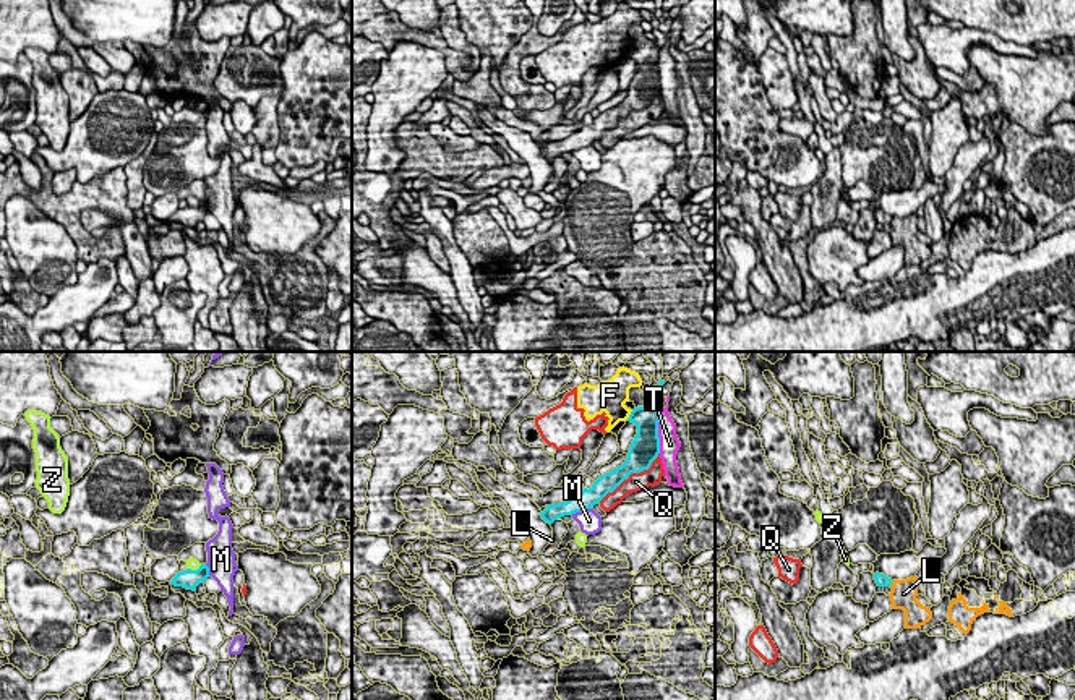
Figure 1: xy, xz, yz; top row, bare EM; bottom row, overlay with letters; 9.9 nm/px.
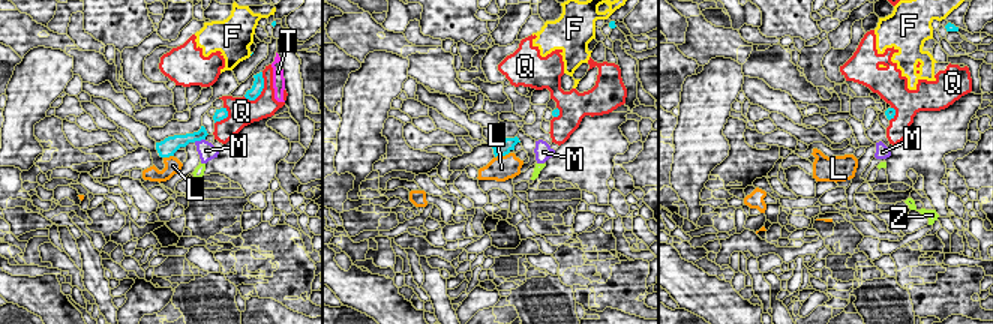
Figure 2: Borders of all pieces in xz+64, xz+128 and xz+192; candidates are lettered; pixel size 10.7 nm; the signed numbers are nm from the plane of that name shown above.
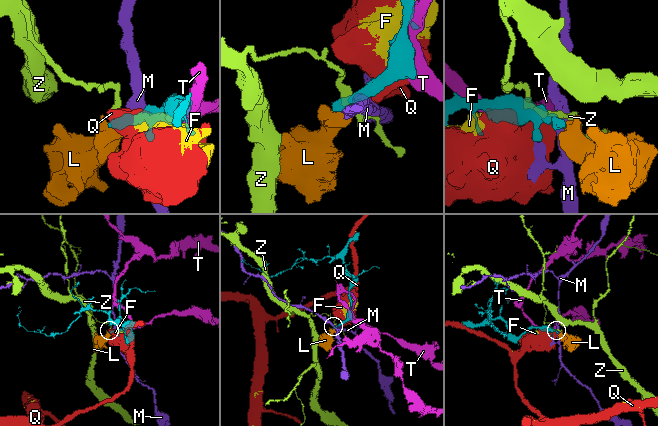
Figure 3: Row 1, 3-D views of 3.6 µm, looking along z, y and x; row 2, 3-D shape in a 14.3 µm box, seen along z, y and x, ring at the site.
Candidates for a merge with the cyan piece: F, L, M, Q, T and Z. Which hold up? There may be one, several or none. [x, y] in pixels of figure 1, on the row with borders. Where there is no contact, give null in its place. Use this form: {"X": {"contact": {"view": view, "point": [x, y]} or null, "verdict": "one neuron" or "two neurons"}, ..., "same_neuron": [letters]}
{"F": {"contact": {"view": "xz", "point": [629, 415]}, "verdict": "two neurons"}, "L": {"contact": {"view": "yz", "point": [890, 584]}, "verdict": "two neurons"}, "M": {"contact": {"view": "xz", "point": [581, 509]}, "verdict": "two neurons"}, "Q": {"contact": {"view": "xz", "point": [631, 472]}, "verdict": "two neurons"}, "T": {"contact": {"view": "xz", "point": [657, 433]}, "verdict": "two neurons"}, "Z": {"contact": {"view": "xy", "point": [193, 571]}, "verdict": "two neurons"}, "same_neuron": []}

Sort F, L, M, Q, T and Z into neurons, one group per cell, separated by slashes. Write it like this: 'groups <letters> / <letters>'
groups F Q / L / M / T / Z

